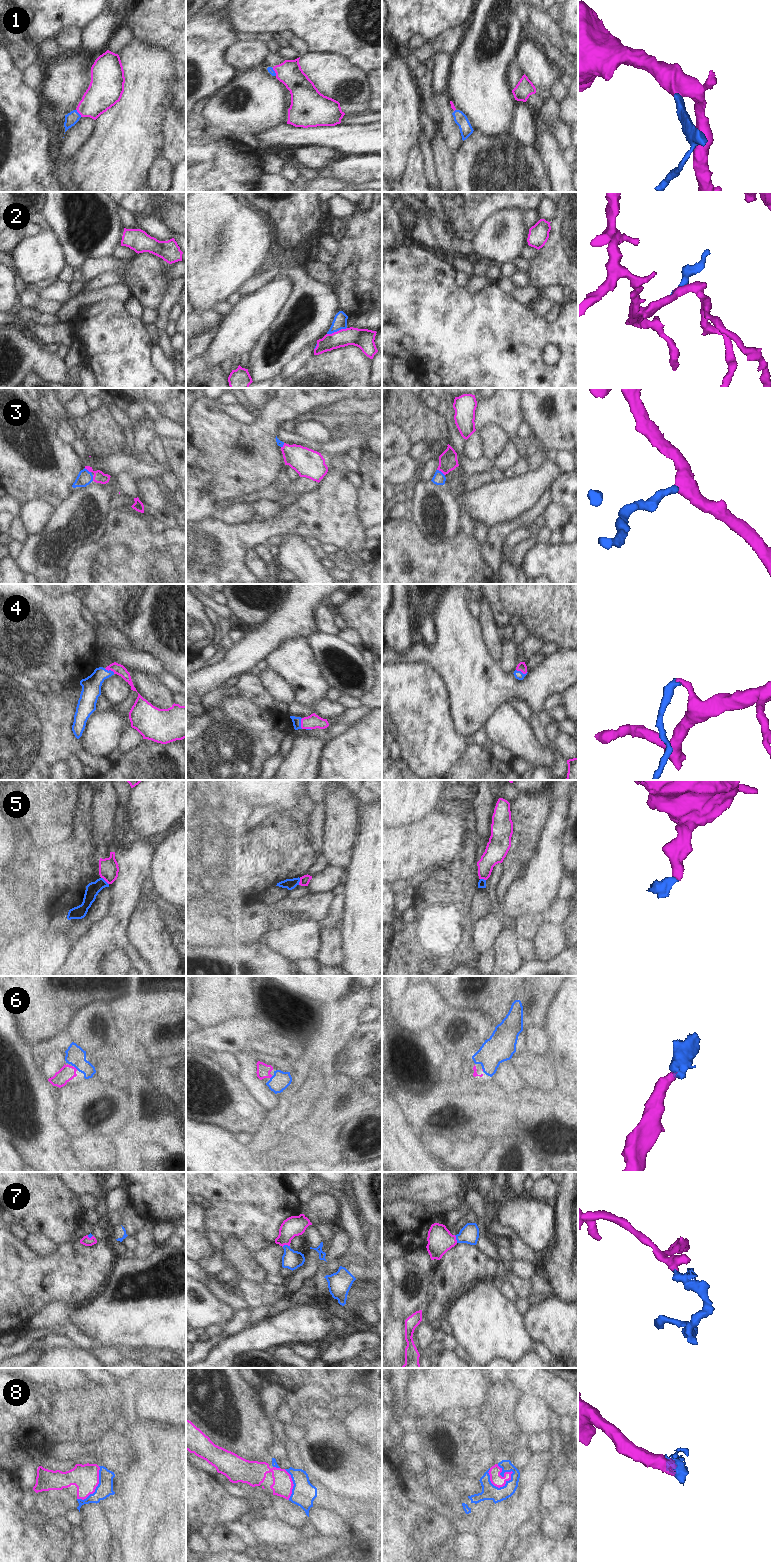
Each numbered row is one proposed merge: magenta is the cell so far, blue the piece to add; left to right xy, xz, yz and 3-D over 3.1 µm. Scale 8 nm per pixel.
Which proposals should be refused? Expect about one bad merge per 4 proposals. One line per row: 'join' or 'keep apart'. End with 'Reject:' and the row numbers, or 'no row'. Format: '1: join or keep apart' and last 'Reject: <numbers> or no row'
1: join
2: join
3: join
4: join
5: keep apart
6: join
7: join
8: join
Reject: 5

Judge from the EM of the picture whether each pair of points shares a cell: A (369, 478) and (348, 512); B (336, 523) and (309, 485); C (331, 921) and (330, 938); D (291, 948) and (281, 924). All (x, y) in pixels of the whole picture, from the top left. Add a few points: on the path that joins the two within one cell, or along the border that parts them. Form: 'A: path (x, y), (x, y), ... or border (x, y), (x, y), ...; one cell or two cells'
A: border (356, 487), (357, 519), (359, 521); two cells
B: border (318, 483), (312, 490), (299, 495); two cells
C: border (323, 926), (333, 926), (335, 928); two cells
D: path (291, 942), (291, 934), (287, 930); one cell

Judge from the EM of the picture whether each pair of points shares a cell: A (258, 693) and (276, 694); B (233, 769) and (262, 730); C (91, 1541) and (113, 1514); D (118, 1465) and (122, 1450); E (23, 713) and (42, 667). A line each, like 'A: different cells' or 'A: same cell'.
A: different cells
B: same cell
C: different cells
D: different cells
E: different cells

